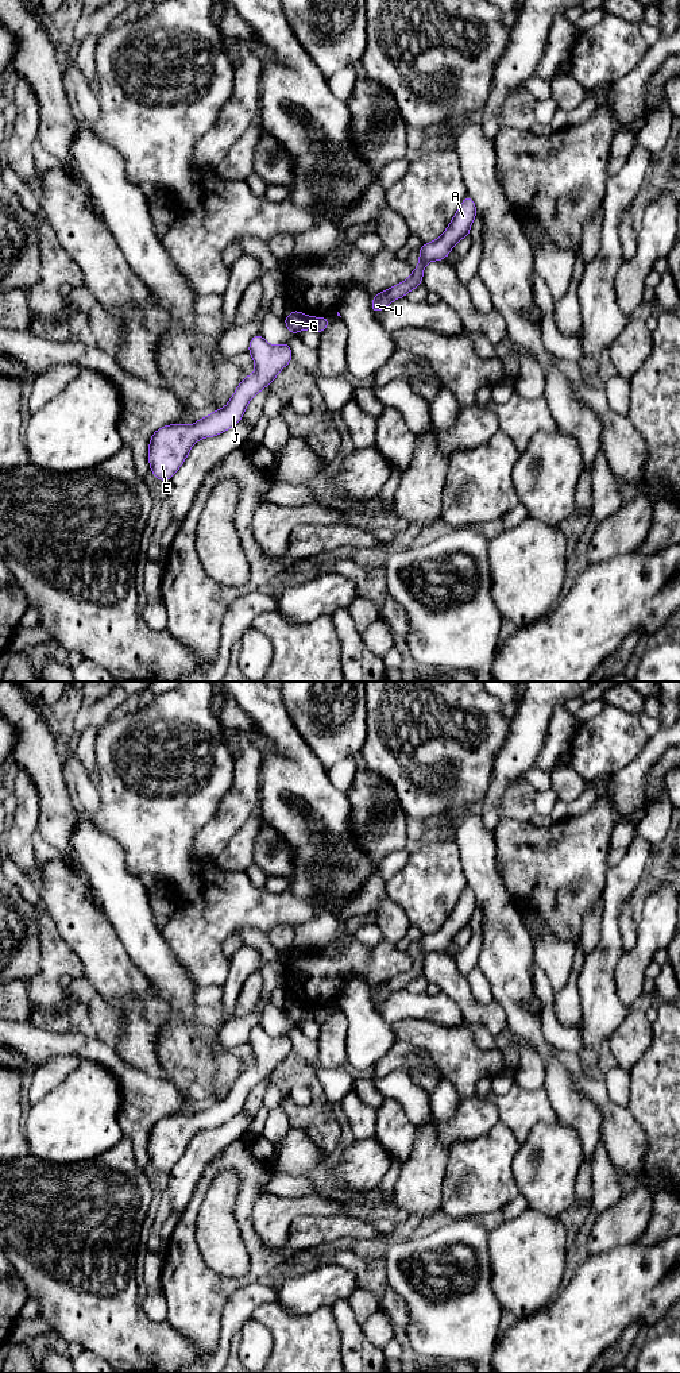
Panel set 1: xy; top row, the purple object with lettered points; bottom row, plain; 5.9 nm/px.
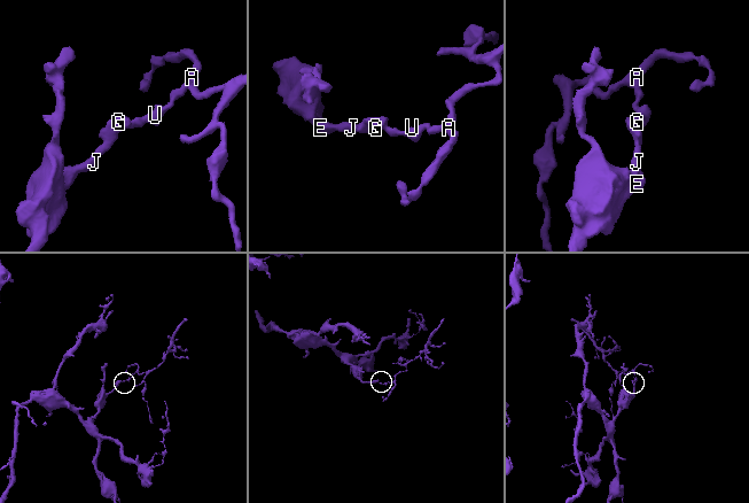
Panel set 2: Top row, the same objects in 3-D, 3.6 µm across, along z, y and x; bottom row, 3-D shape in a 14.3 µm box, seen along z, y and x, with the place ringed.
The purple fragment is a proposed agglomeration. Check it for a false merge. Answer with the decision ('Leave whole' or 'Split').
Split

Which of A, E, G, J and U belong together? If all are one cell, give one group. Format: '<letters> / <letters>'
A U / E G J

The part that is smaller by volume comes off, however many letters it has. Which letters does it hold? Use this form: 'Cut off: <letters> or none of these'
Cut off: A, U

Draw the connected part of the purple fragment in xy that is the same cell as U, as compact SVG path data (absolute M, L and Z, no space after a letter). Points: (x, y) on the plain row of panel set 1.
M465 887L455 905L453 910L443 926L434 932L425 934L420 942L417 959L410 968L399 973L386 983L378 984L372 990L371 1002L382 1003L390 994L405 988L412 980L422 975L424 960L430 952L443 952L448 948L452 938L463 929L470 927L470 919L476 907L476 896L470 887Z

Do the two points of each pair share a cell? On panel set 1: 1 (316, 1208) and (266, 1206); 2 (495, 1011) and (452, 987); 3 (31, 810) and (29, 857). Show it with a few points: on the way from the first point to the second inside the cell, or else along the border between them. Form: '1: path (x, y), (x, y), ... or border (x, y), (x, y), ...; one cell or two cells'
1: path (304, 1207), (278, 1207); one cell
2: path (485, 1011), (476, 1011), (463, 998); one cell
3: path (24, 822), (24, 845); one cell

